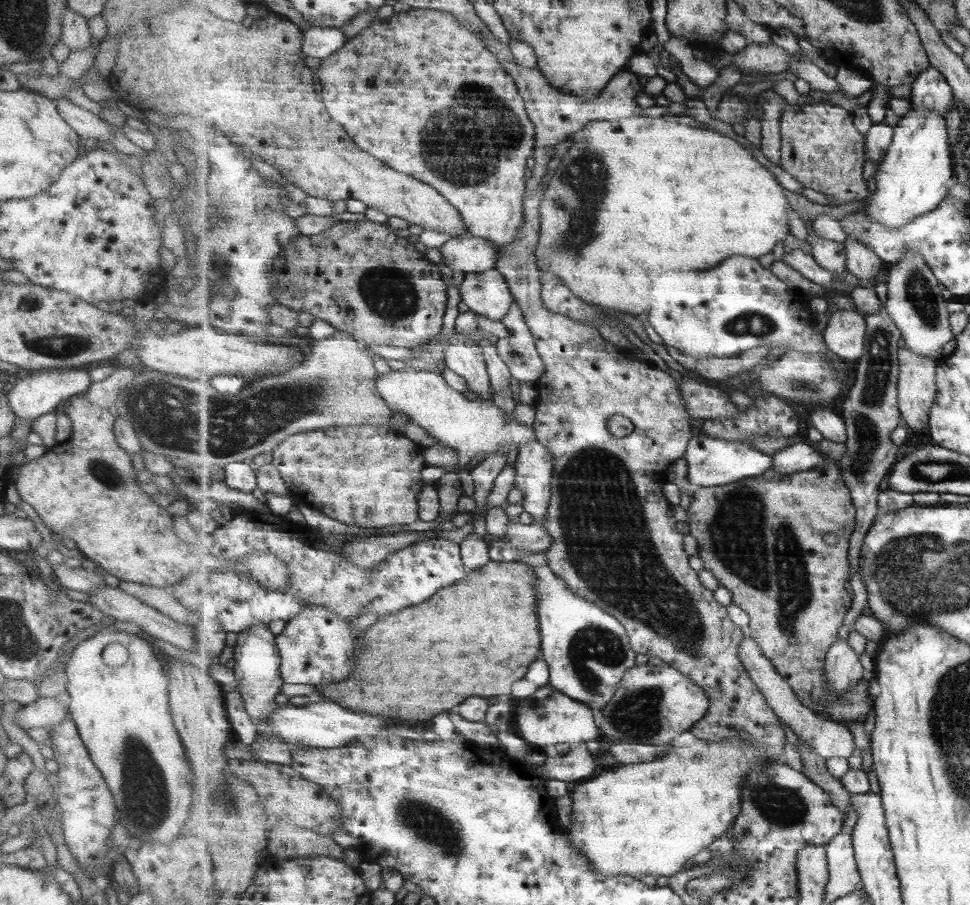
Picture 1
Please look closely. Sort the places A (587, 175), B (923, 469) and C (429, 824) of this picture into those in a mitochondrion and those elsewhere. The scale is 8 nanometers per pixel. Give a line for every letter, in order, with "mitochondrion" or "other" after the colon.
A: mitochondrion
B: mitochondrion
C: mitochondrion

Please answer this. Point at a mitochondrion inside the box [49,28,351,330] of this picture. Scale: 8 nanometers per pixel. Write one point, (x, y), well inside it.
(223, 268)

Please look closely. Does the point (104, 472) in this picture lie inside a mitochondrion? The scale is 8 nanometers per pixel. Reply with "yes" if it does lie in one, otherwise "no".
yes

